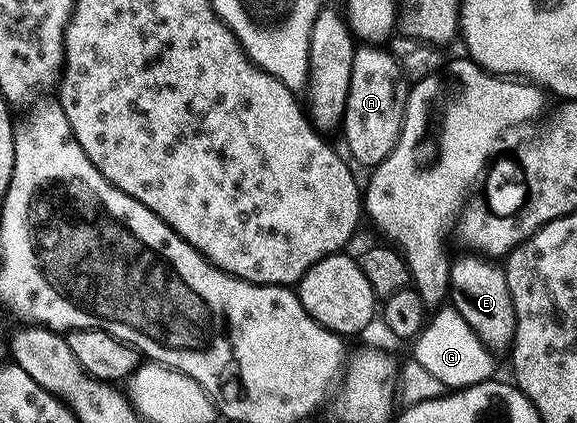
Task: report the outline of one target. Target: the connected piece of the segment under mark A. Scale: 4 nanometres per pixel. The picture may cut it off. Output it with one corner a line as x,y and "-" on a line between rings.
363,45
356,50
353,57
353,73
349,77
349,97
347,108
343,114
341,132
347,138
347,147
351,150
350,158
366,169
374,169
378,163
385,161
389,153
397,145
399,134
403,128
403,114
407,111
407,92
409,80
403,74
401,65
392,57
390,50
379,45

